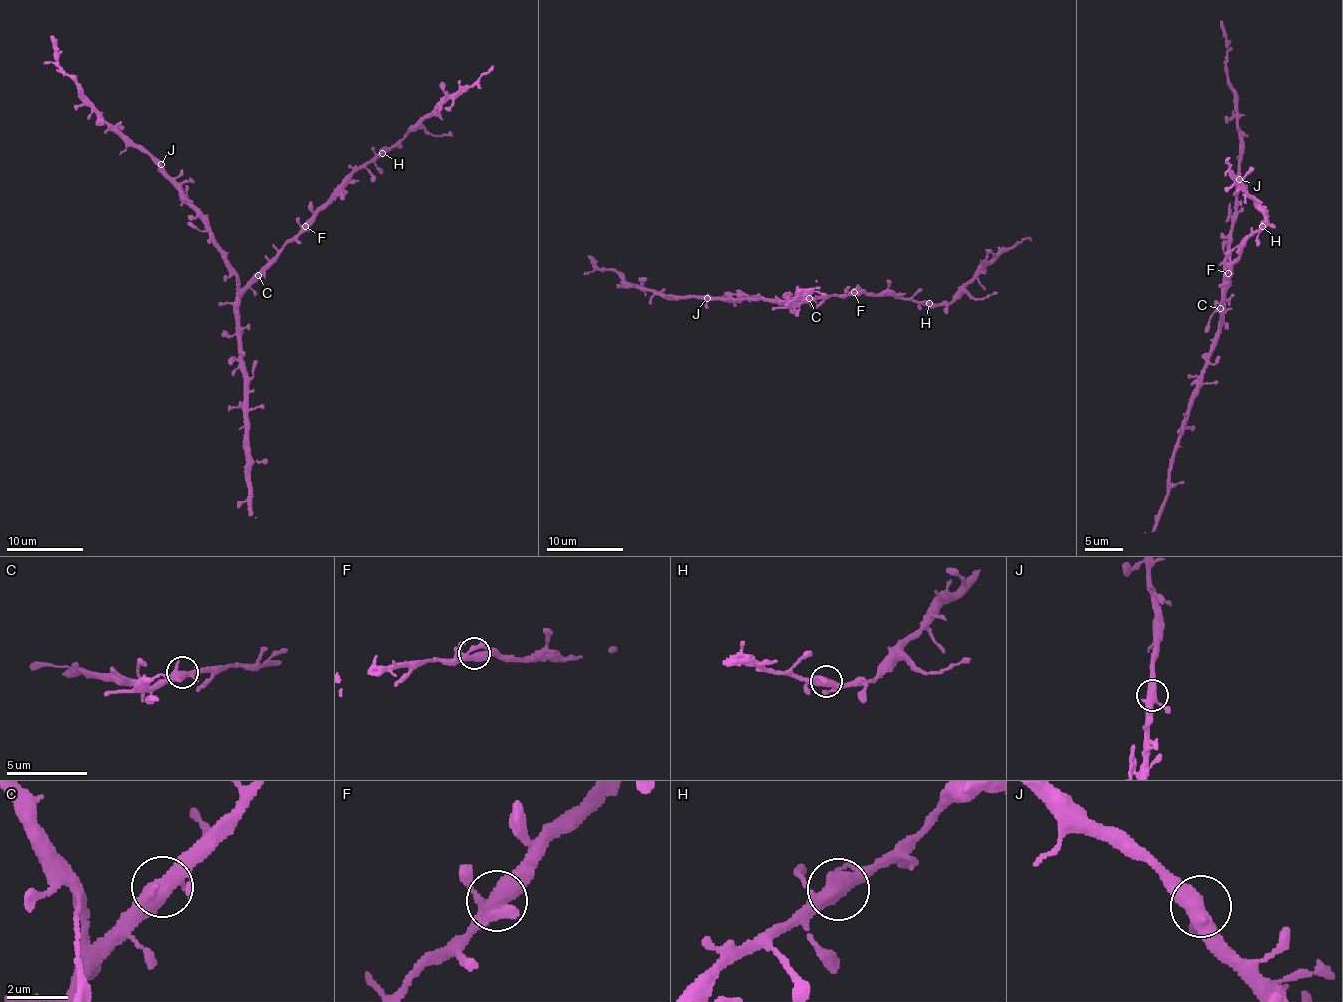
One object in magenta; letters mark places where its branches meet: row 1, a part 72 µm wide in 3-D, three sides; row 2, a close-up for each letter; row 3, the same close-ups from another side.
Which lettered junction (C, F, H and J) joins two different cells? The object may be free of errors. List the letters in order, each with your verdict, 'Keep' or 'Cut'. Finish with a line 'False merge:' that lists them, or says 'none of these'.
C: Keep
F: Keep
H: Keep
J: Keep
False merge: none of these

